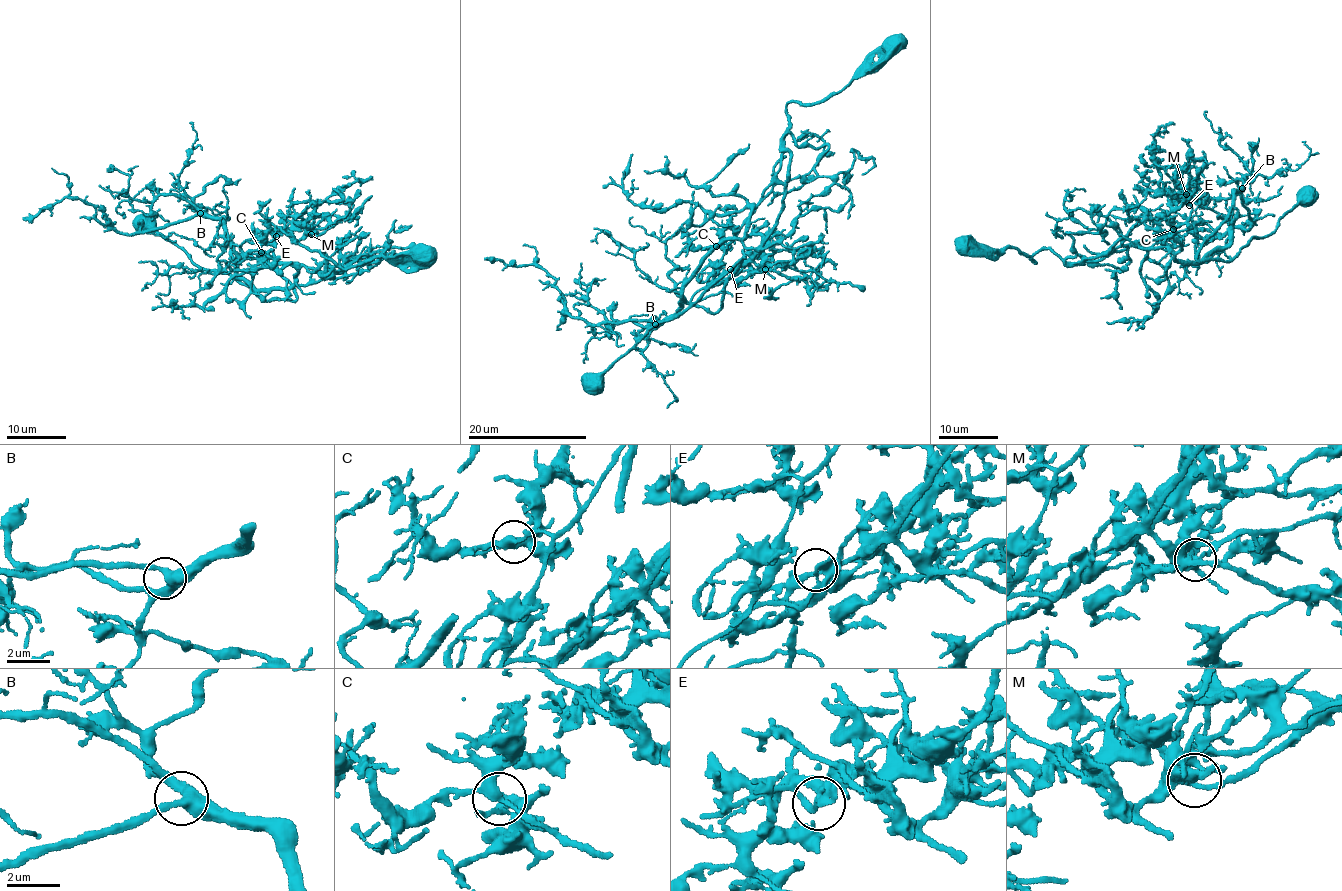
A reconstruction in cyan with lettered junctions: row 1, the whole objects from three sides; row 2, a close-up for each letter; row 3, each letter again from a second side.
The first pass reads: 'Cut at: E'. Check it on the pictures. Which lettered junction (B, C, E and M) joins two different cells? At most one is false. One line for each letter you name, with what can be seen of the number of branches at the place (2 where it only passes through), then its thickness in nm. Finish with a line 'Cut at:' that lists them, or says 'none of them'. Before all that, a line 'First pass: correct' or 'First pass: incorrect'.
First pass: correct
E: branches 1; calibre 300 nm
Cut at: E

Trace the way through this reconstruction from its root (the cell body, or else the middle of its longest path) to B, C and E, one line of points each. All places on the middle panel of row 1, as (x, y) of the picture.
B: (590, 383), (650, 328), (678, 317), (696, 303), (740, 260), (716, 311), (683, 301), (679, 312), (655, 324)
C: (590, 383), (740, 260), (719, 308), (682, 292), (722, 242), (743, 237), (751, 208), (715, 246)
E: (590, 383), (650, 328), (696, 303), (740, 260), (716, 311), (690, 300), (714, 279), (728, 278), (730, 269)

